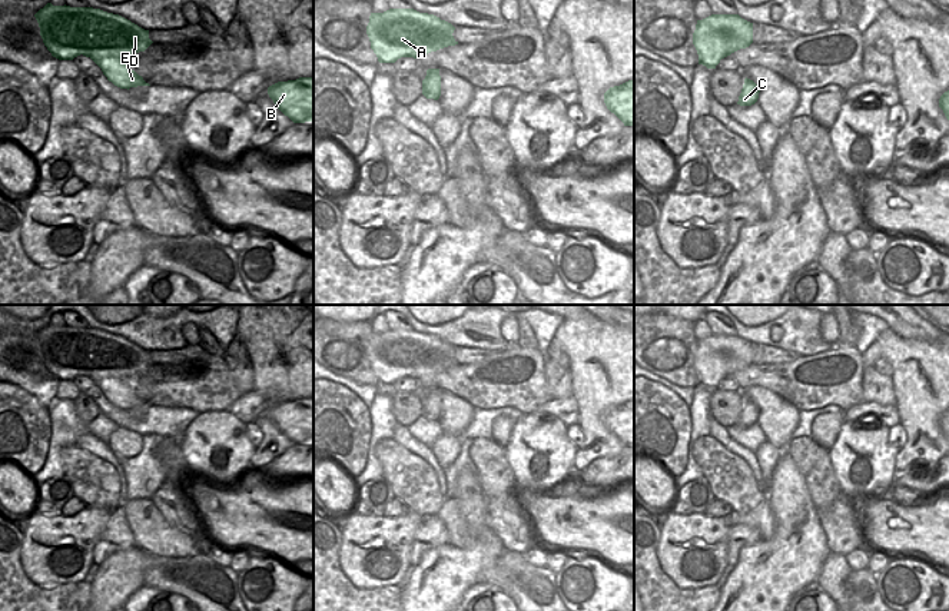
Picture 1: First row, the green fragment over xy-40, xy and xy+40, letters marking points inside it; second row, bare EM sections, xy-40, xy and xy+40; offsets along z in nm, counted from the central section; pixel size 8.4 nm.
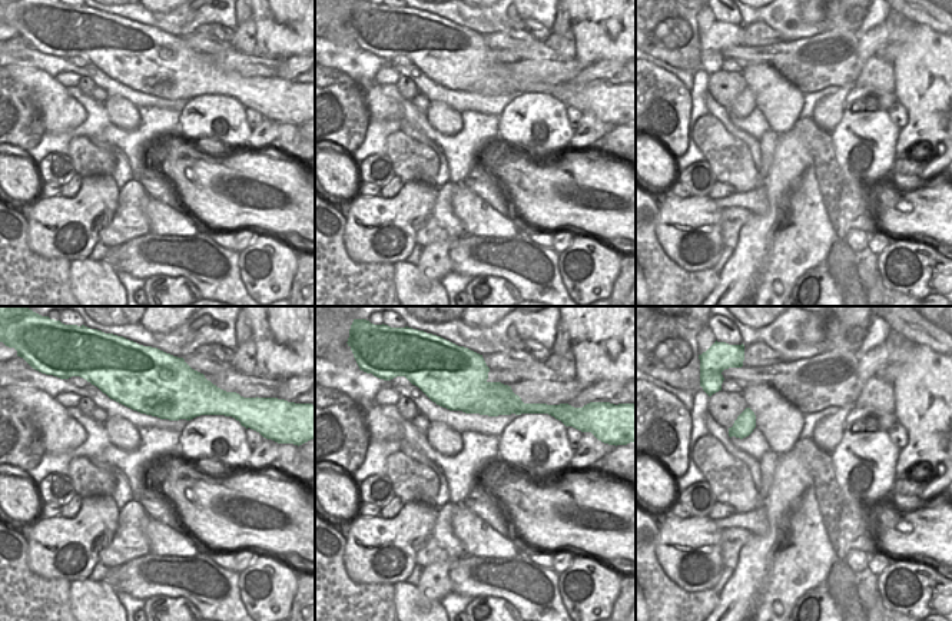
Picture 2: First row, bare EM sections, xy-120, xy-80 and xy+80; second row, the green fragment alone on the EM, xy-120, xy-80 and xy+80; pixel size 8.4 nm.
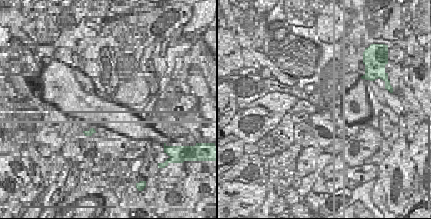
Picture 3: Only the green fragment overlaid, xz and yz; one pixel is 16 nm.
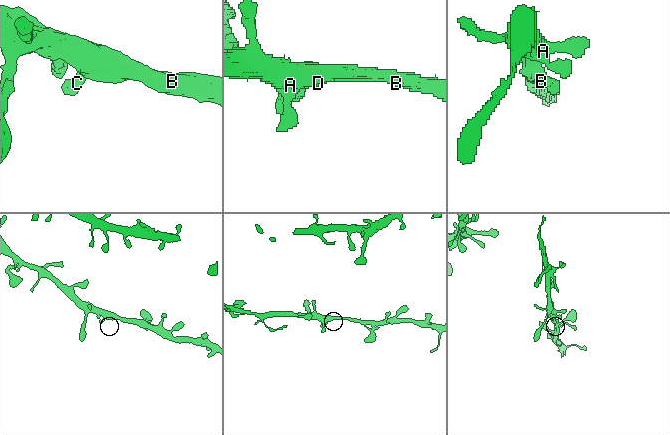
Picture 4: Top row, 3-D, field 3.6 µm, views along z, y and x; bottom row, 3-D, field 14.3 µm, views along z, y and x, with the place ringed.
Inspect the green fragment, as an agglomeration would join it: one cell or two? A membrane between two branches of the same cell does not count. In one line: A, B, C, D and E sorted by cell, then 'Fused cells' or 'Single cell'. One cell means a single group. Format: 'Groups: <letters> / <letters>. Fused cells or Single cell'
Groups: A B C D E. Single cell.

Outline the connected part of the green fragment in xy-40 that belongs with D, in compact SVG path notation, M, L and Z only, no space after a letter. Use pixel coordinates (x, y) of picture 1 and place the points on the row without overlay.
M47 323L34 335L44 366L59 381L73 381L83 375L90 378L103 392L109 402L120 409L150 406L130 389L127 381L145 372L153 362L149 351L139 348L130 341L93 328L53 326Z

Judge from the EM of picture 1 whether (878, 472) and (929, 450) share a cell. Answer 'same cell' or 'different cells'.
different cells

